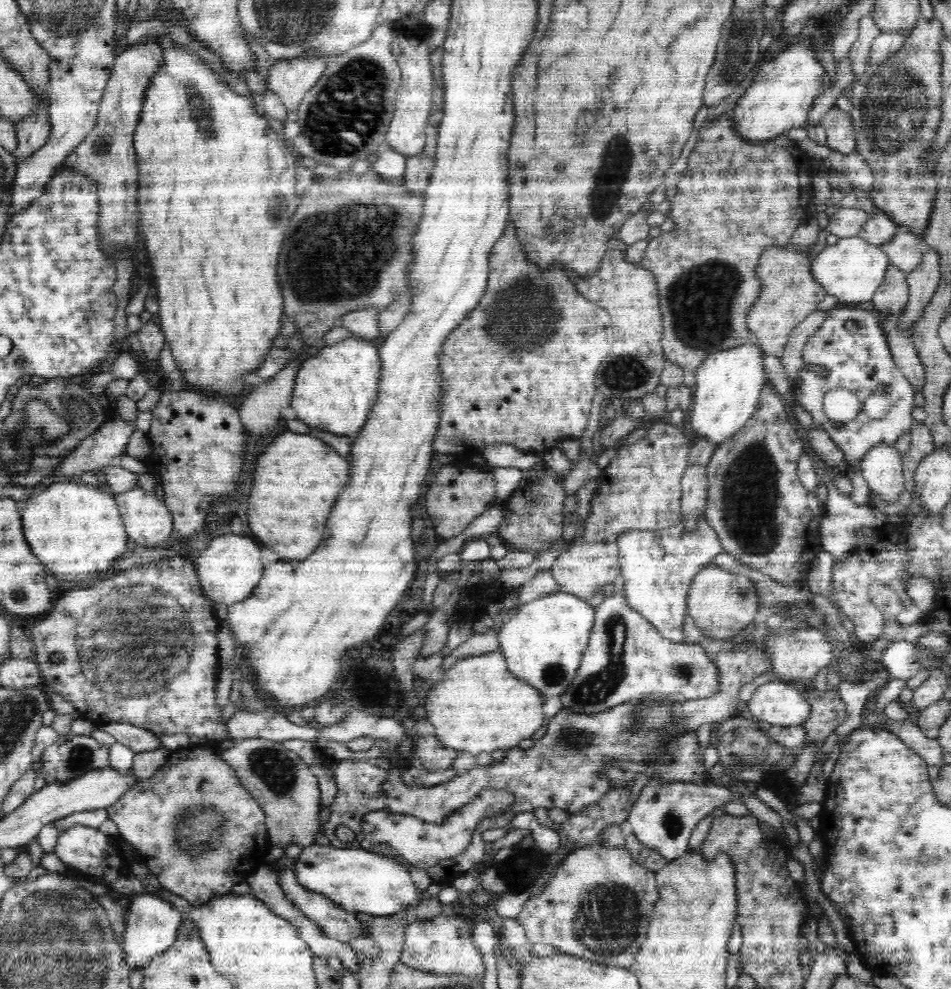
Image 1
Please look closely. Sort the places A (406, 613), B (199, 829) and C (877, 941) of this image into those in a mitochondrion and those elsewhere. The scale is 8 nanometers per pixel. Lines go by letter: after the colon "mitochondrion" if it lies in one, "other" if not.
A: other
B: mitochondrion
C: other

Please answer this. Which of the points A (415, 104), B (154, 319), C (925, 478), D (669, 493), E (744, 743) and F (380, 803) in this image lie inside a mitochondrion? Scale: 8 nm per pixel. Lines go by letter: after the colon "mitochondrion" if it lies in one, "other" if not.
A: other
B: other
C: other
D: other
E: mitochondrion
F: mitochondrion

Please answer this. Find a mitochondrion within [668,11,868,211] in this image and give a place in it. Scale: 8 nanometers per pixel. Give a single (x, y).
(737, 56)

